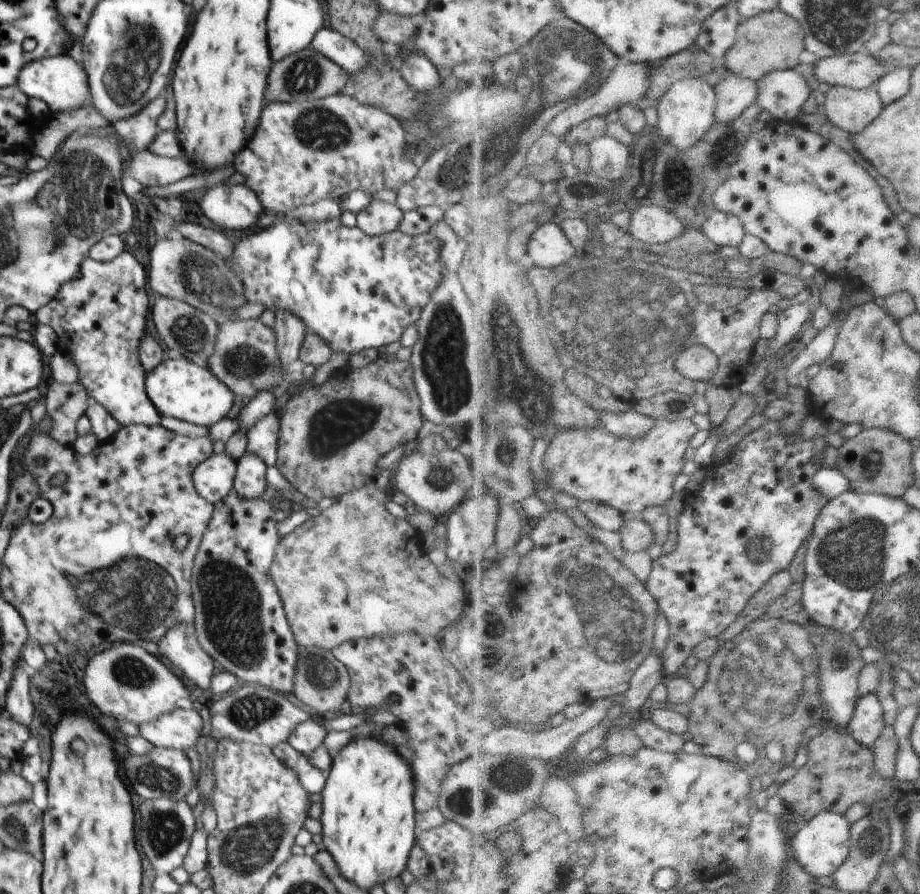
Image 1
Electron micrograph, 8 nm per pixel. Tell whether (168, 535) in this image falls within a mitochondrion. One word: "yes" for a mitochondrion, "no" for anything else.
no

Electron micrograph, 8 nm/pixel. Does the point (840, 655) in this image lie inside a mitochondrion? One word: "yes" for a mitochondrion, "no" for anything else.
yes

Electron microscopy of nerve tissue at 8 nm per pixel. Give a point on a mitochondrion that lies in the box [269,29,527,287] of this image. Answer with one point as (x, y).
(455, 176)

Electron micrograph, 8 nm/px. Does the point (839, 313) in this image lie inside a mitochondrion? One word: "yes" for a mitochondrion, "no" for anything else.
no

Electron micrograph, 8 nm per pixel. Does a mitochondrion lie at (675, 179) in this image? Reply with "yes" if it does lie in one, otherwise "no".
yes

